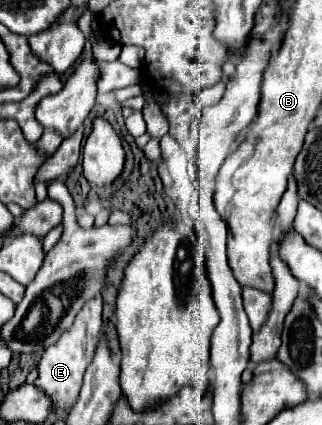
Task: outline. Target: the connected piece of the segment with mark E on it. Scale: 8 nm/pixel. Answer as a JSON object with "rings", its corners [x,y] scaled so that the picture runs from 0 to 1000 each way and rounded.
{"rings":[[[304,692],[298,701],[267,711],[261,725],[236,739],[224,772],[211,772],[211,781],[199,781],[174,809],[143,819],[143,828],[118,856],[124,885],[112,894],[112,908],[130,913],[149,932],[161,932],[174,960],[211,960],[217,951],[230,951],[242,941],[255,885],[286,847],[292,819],[304,805],[304,786],[311,786],[311,767],[317,767],[317,696]]]}

